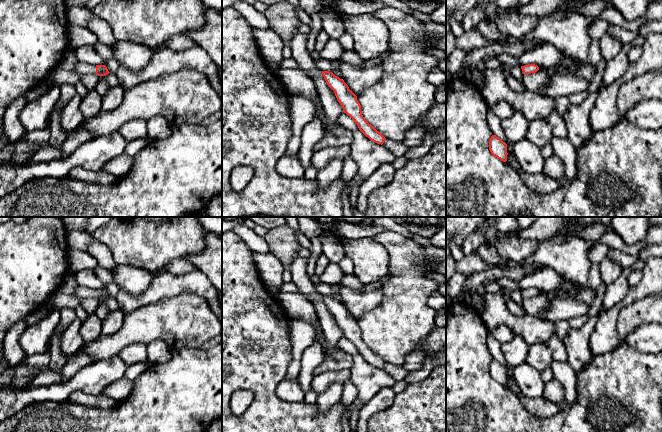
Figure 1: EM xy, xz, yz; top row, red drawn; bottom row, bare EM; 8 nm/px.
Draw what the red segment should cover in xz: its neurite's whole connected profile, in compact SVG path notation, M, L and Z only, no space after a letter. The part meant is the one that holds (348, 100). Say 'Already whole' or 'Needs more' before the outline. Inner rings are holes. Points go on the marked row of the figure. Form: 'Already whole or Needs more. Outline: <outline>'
Already whole. Outline: M322 71L322 75L327 85L334 91L338 102L343 108L343 112L354 120L359 130L366 137L382 145L386 138L365 120L357 96L349 89L344 80L329 71Z

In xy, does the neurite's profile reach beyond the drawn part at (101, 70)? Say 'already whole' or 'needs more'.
needs more

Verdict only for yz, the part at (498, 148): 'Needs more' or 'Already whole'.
Already whole

